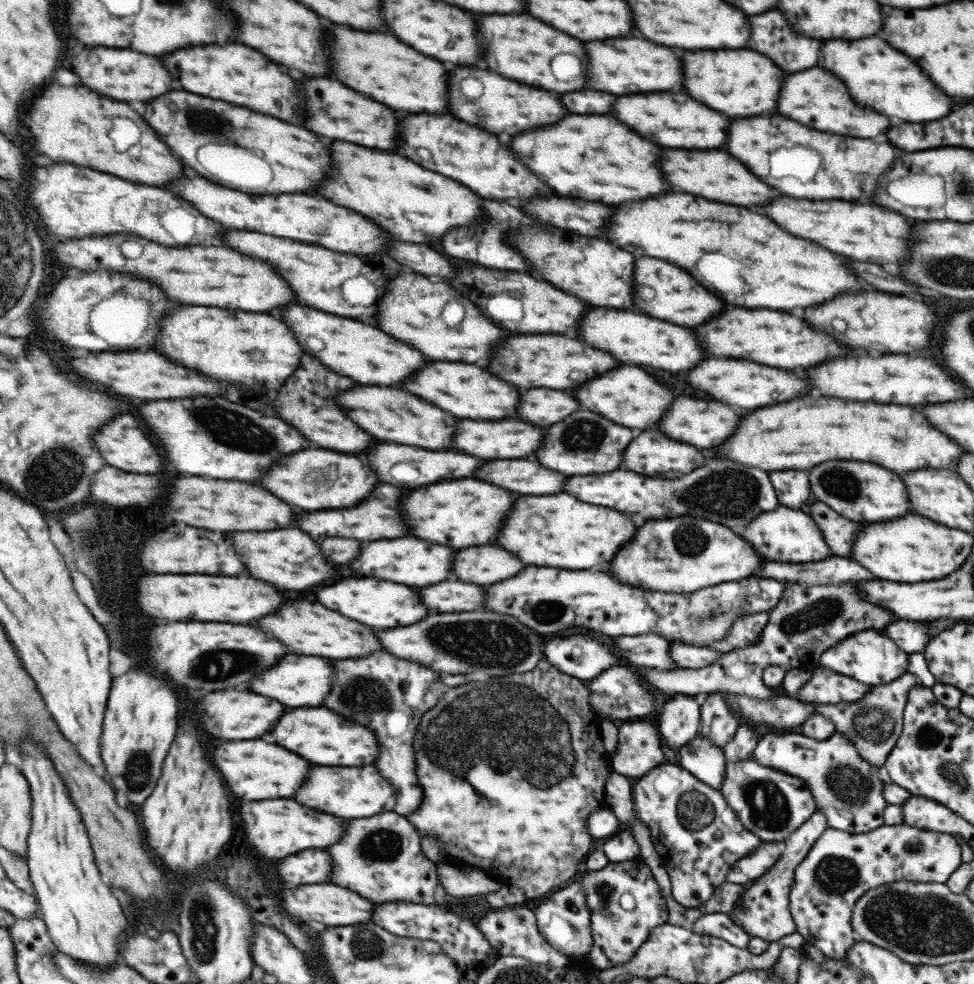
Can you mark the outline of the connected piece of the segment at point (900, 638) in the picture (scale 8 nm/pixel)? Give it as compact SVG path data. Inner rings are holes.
M899 620L890 622L882 629L887 638L903 652L923 652L924 646L933 638L928 634L925 621Z

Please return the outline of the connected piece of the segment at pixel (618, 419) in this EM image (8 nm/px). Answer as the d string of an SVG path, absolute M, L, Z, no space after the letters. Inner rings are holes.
M621 366L621 368L609 370L607 374L593 378L591 382L583 382L583 386L571 388L571 394L587 410L599 416L605 416L615 424L621 424L627 428L641 428L641 430L651 428L653 422L661 418L661 414L673 400L673 392L669 392L667 386L653 382L653 376L633 366Z

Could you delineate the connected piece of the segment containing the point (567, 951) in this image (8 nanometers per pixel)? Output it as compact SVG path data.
M577 879L571 880L567 885L545 895L542 903L533 912L537 930L549 946L570 958L572 962L575 959L581 959L584 962L592 944L590 912Z

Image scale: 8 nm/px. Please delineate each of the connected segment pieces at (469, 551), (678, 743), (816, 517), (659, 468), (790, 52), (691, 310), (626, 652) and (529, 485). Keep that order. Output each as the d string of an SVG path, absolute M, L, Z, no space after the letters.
M471 546L457 550L451 562L453 576L461 582L493 584L511 578L523 564L509 552L495 546Z
M674 693L669 696L669 699L660 706L658 716L657 730L663 740L667 742L667 748L672 750L679 750L683 748L693 737L697 736L698 728L700 726L700 705L692 695L683 693Z
M815 502L811 506L809 516L819 526L829 552L835 556L849 557L853 536L861 530L861 526L857 522L841 518L839 514L835 514L834 510L821 502Z
M643 430L637 438L633 438L627 444L627 450L623 450L623 462L625 470L631 470L635 474L645 474L645 476L659 476L659 478L679 478L683 474L689 474L697 466L703 464L703 456L699 450L695 450L689 444L675 442L659 434L657 430Z
M773 10L773 12L757 14L757 16L748 16L748 22L751 30L749 30L749 36L746 40L747 48L771 58L773 64L779 66L783 72L799 72L799 70L805 70L805 68L811 68L817 64L819 42L813 38L803 38L794 32L779 12Z
M637 258L635 260L635 284L645 284L655 290L655 302L639 302L635 300L635 308L649 314L651 318L659 318L665 322L675 322L679 326L695 326L703 324L715 314L723 310L723 302L703 290L687 272L681 268L667 264L663 260L653 258Z
M647 633L637 636L612 637L615 652L630 666L668 671L679 669L670 659L669 641L661 635Z
M493 460L485 462L473 478L483 478L499 488L517 494L555 494L561 492L563 476L529 460Z

